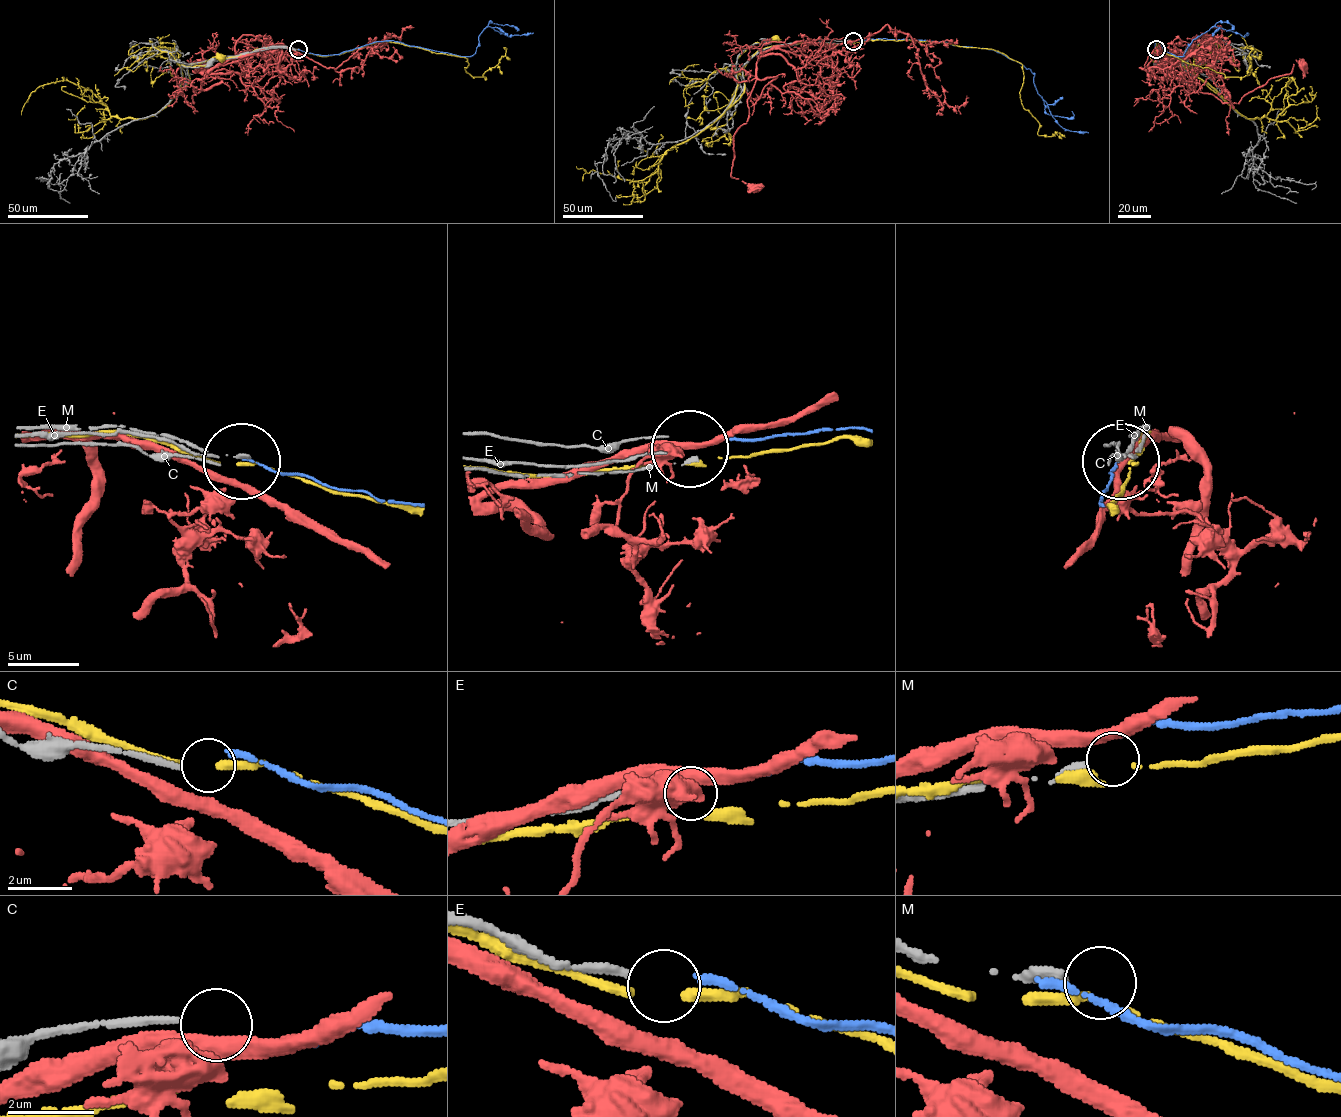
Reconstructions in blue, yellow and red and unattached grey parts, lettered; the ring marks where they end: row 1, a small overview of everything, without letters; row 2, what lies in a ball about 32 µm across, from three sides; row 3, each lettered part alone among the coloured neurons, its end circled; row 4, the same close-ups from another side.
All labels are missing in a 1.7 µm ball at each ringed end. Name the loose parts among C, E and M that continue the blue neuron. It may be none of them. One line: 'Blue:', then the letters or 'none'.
Blue: E

